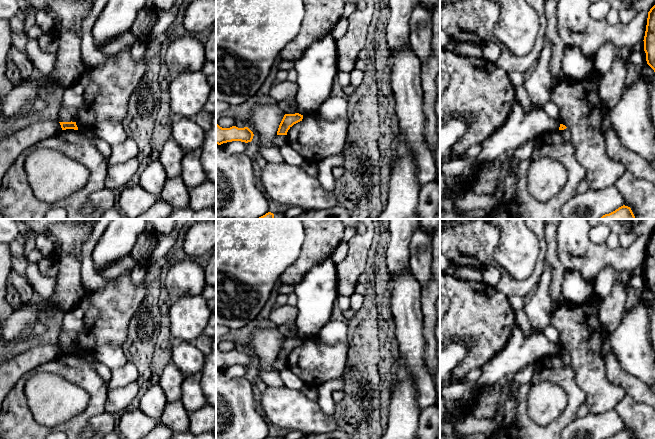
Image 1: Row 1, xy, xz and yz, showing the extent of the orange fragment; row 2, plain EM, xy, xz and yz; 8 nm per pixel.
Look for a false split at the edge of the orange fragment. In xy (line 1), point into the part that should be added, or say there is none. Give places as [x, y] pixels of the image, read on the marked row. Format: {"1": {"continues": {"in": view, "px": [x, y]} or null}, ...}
{"1": {"continues": null}}

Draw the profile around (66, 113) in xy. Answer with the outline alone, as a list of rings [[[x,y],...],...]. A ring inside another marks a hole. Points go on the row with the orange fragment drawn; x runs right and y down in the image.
[[[61,106],[58,112],[57,121],[58,122],[71,122],[71,121],[76,122],[77,114],[78,114],[78,111],[75,107]]]

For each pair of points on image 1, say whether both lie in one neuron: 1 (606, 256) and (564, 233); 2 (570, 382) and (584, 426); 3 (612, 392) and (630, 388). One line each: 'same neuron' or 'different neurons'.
1: same neuron
2: different neurons
3: different neurons

